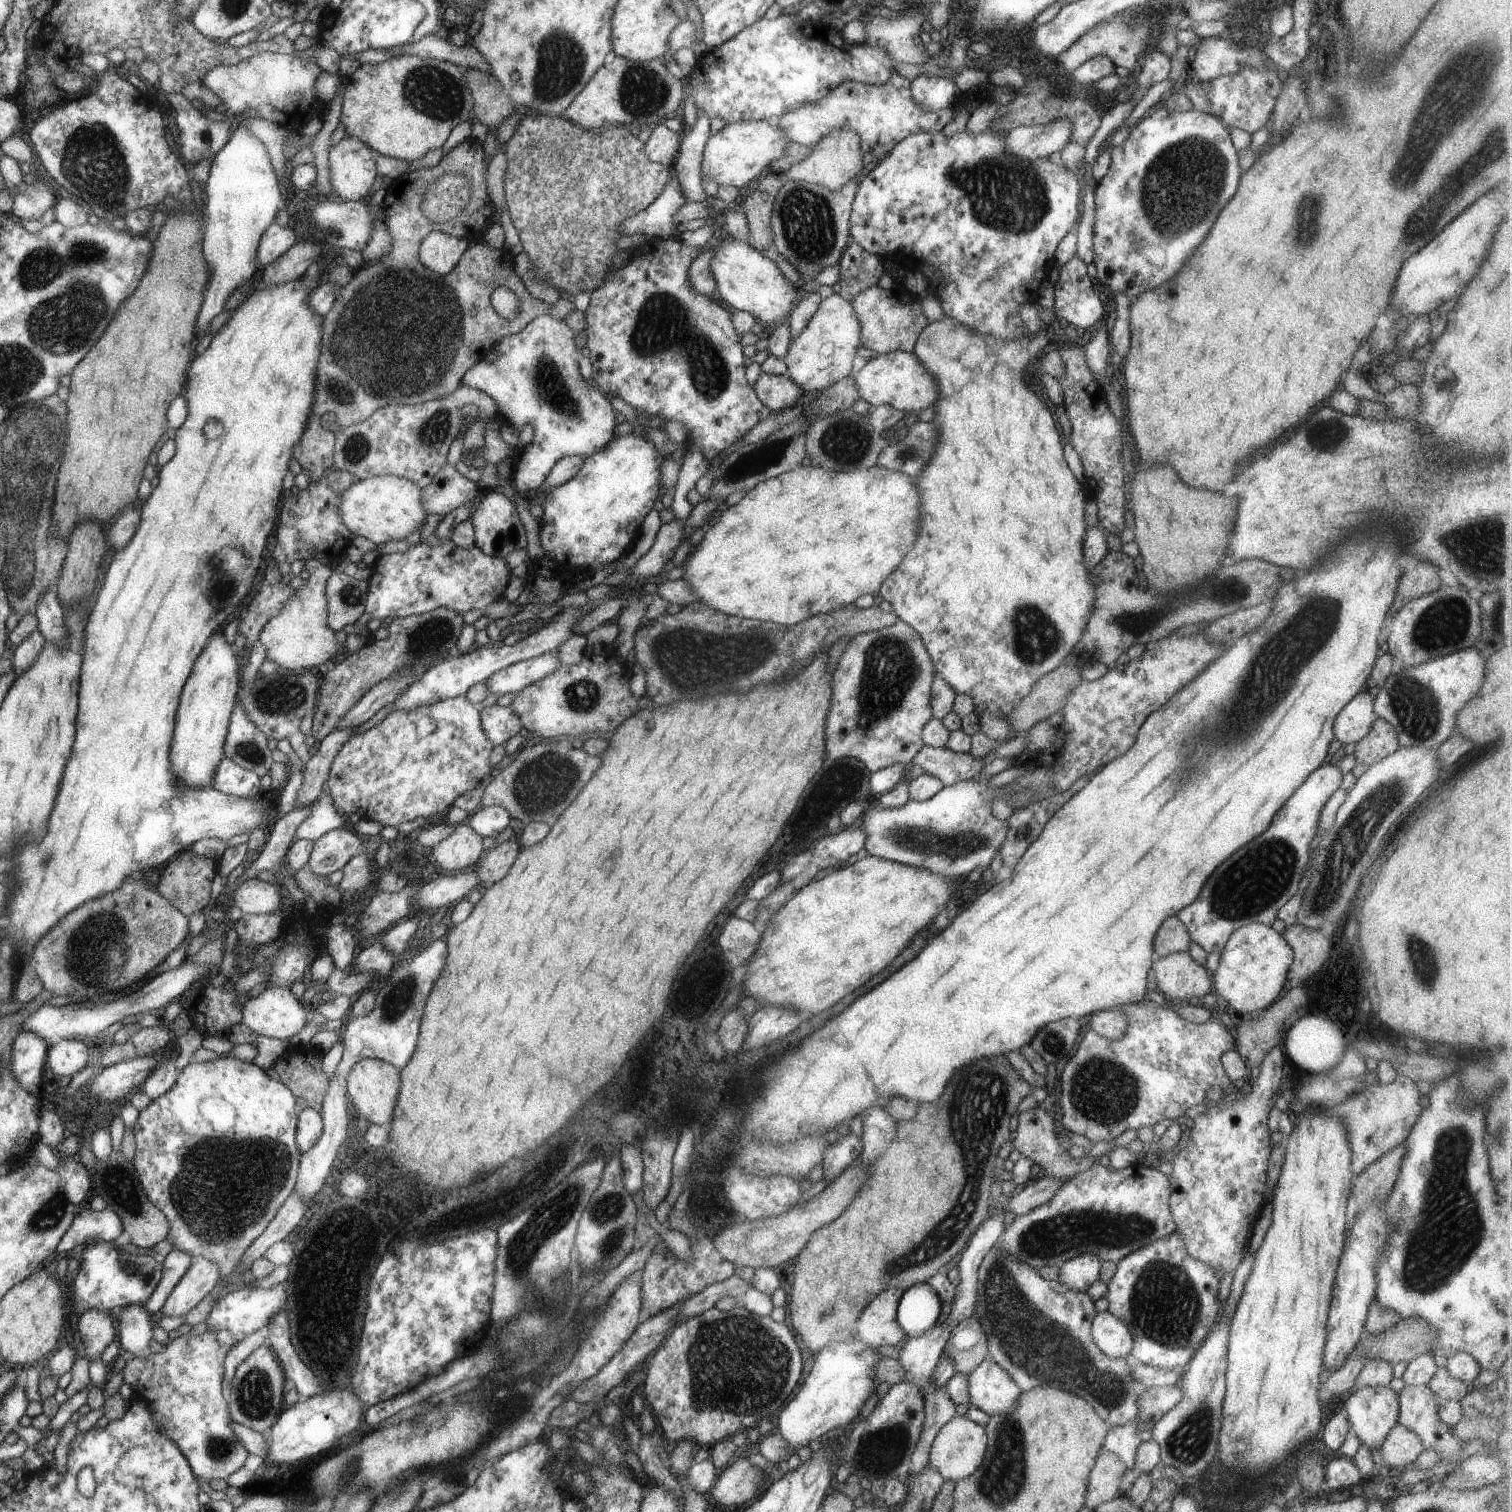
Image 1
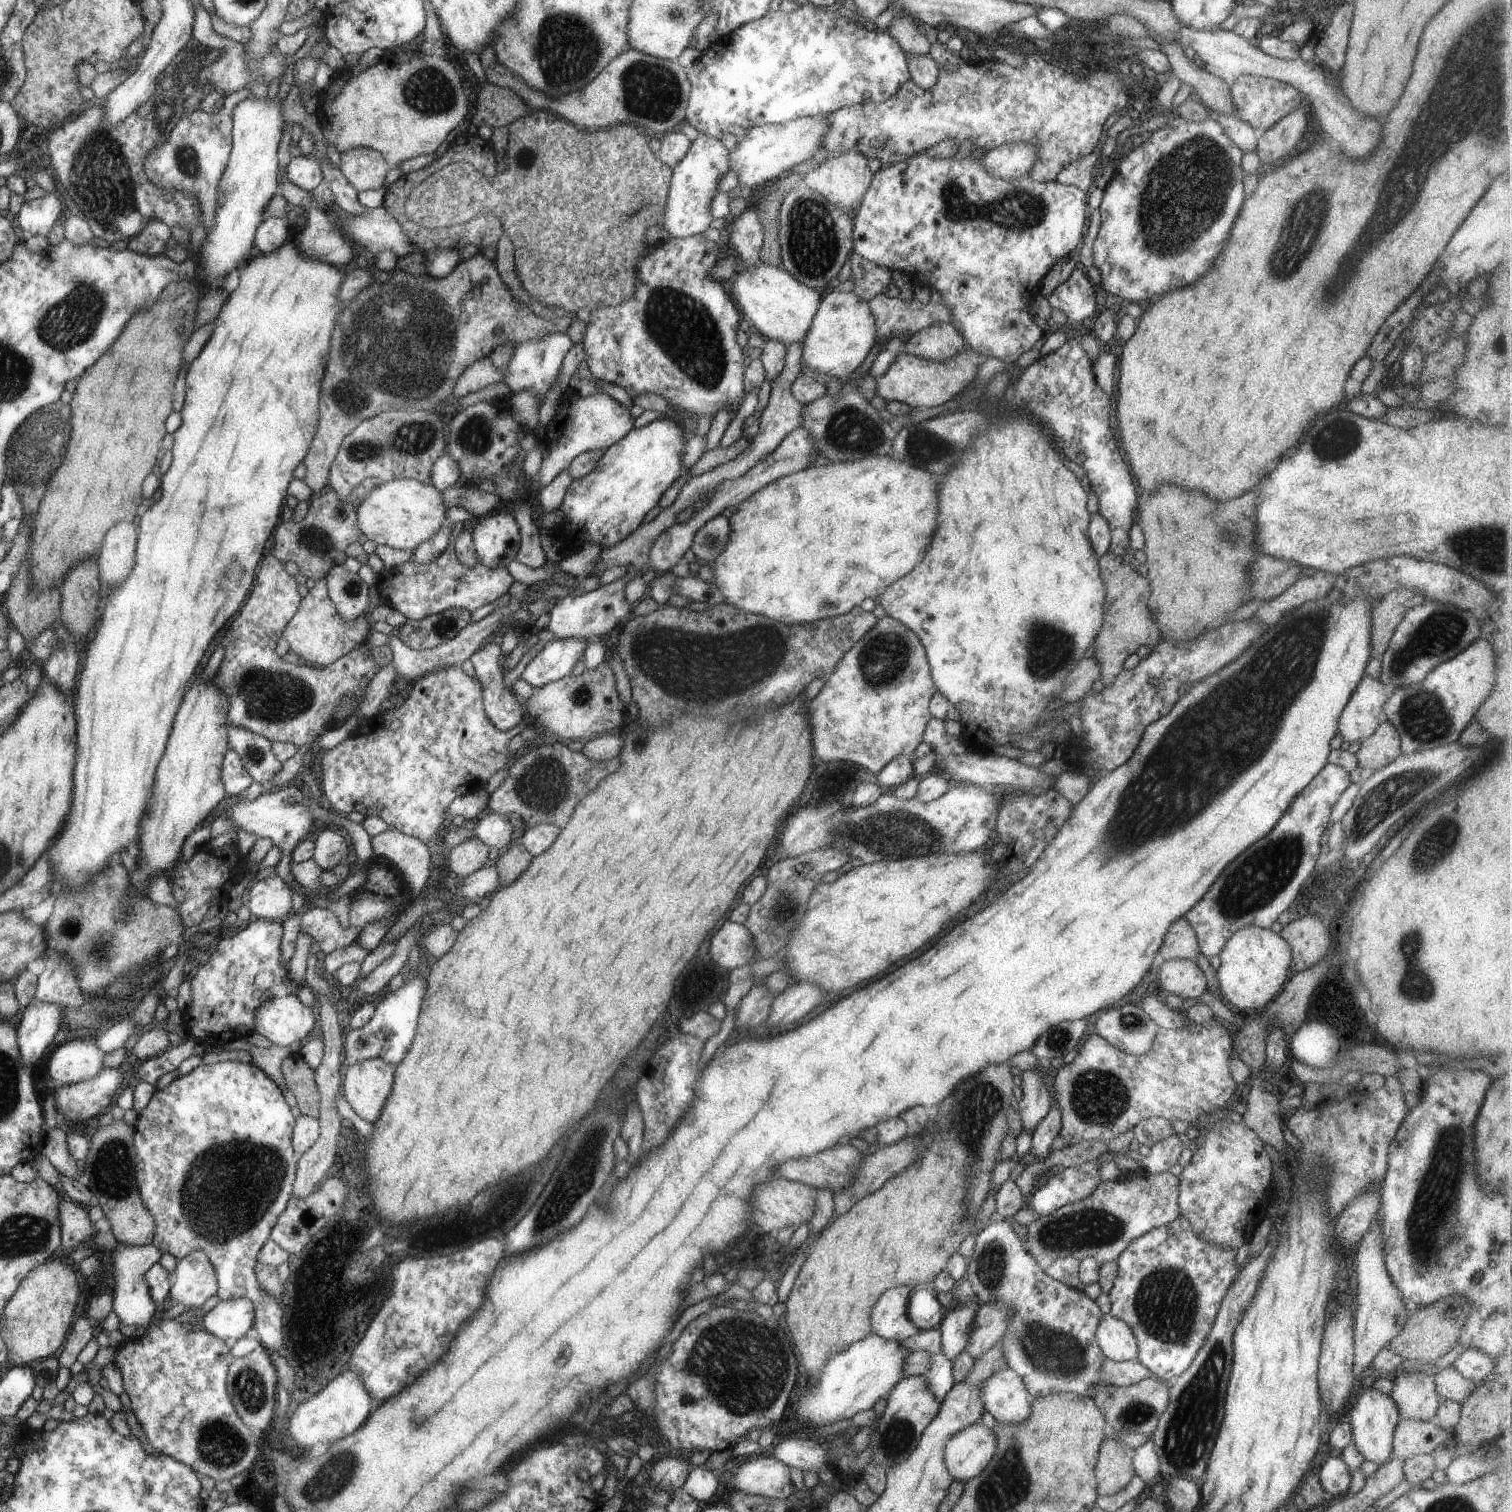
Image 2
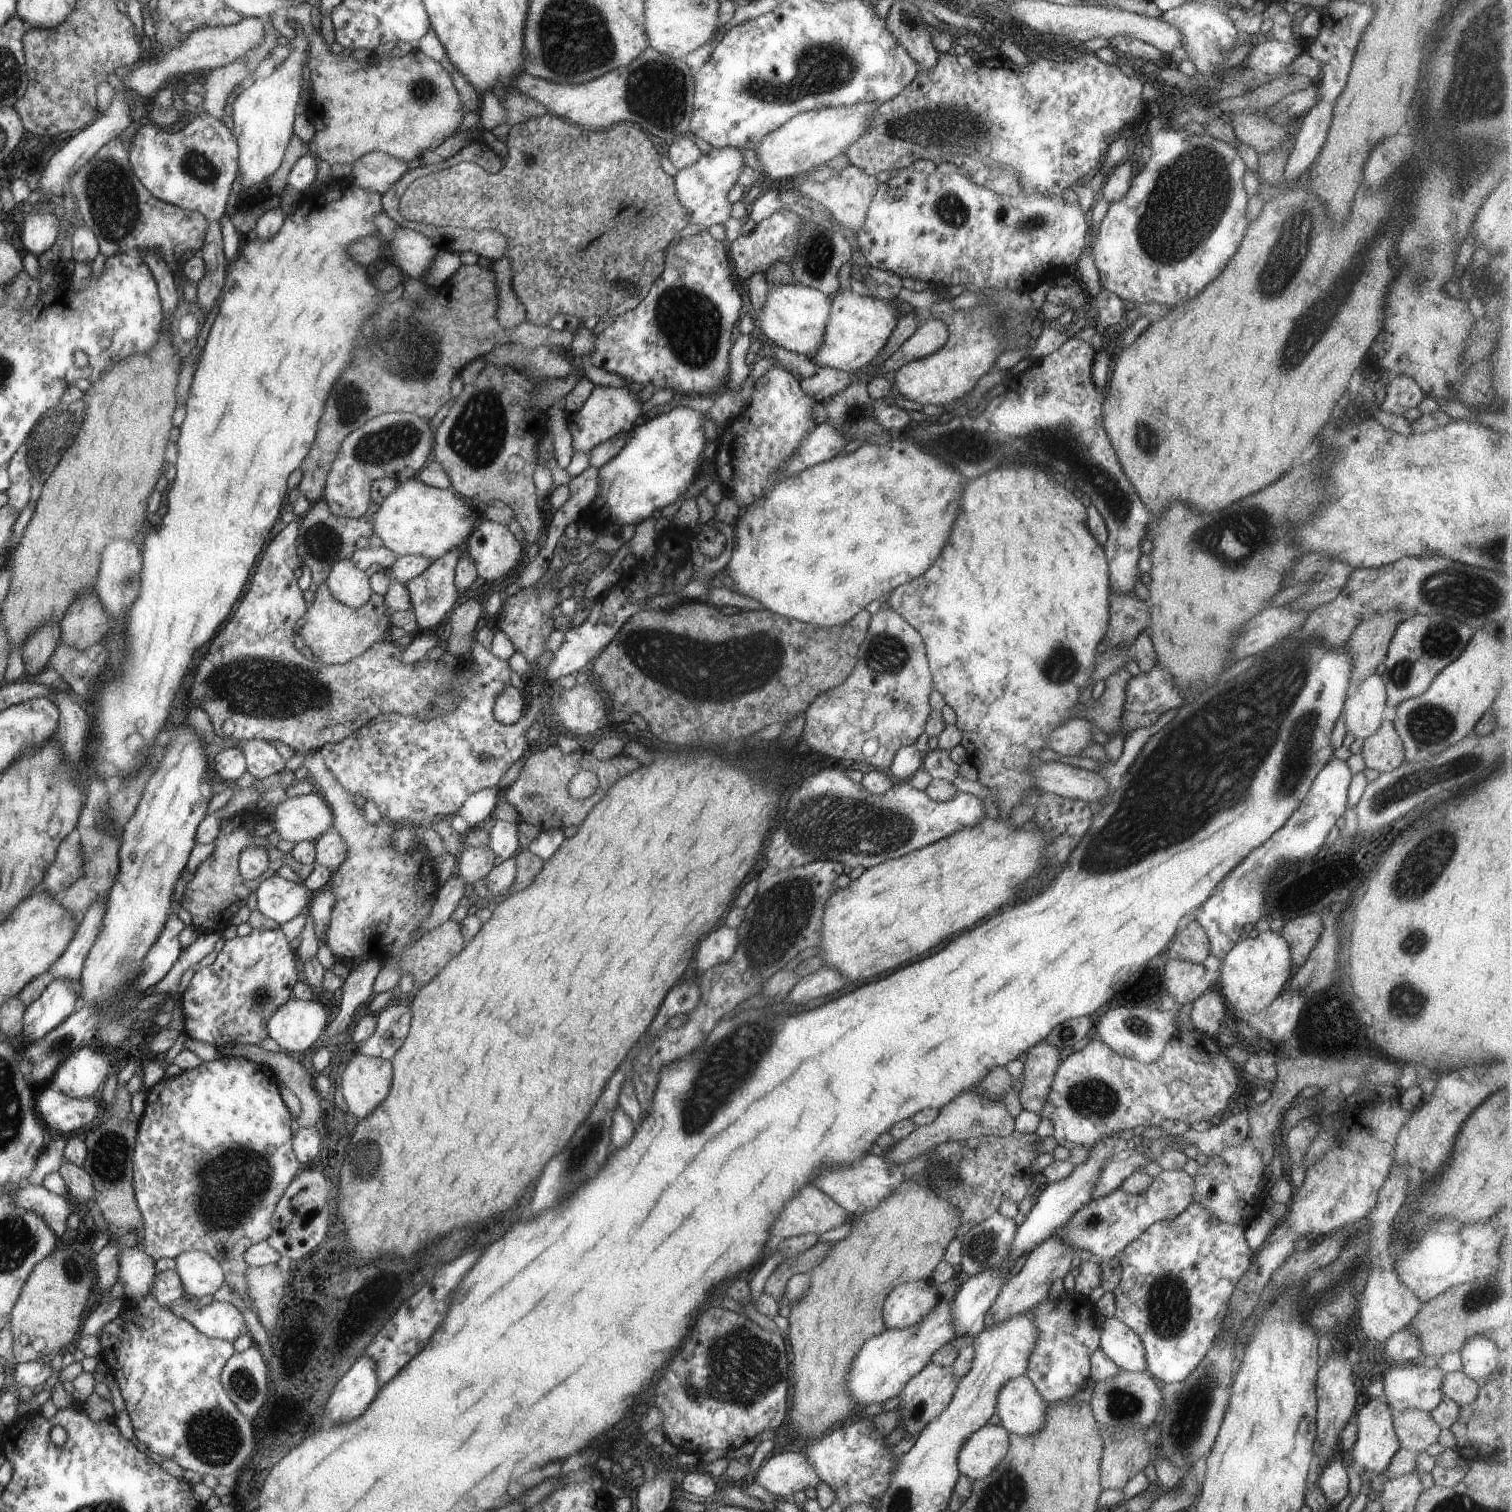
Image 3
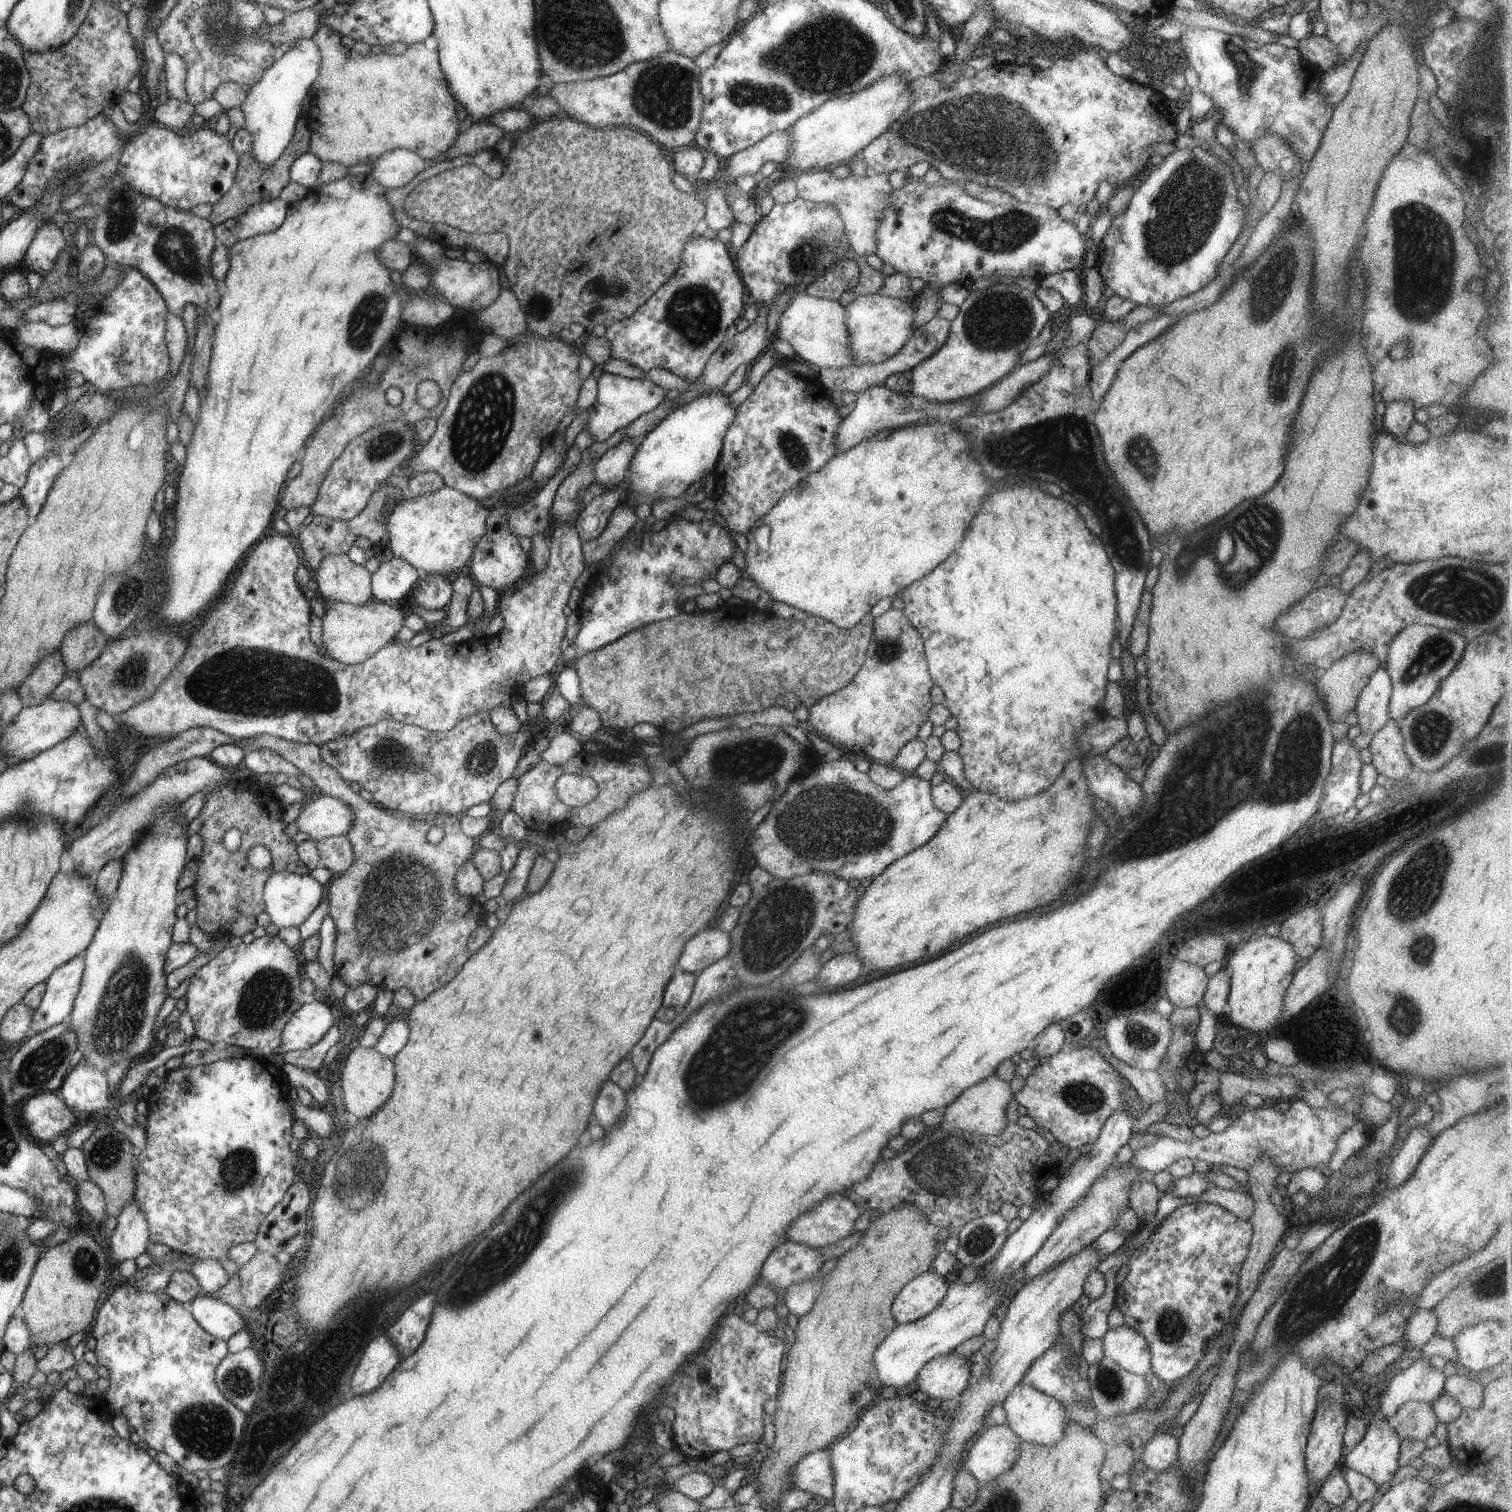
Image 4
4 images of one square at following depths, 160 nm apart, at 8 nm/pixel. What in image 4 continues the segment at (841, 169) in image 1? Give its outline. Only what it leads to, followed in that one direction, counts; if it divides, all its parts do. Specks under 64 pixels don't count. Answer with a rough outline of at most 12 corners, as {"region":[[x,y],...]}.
{"region":[[889,173],[795,175],[800,198],[834,205],[857,256],[875,254]]}

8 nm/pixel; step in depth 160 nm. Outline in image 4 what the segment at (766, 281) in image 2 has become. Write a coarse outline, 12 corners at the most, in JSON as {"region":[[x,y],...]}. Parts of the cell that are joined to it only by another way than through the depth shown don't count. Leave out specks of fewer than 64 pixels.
{"region":[[795,287],[777,335],[796,359],[854,366],[846,309]]}

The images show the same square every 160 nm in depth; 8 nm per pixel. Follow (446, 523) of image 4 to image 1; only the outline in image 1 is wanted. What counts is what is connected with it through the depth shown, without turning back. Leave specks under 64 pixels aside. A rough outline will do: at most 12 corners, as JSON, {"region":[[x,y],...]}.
{"region":[[360,479],[340,498],[342,522],[378,545],[424,524],[421,488]]}

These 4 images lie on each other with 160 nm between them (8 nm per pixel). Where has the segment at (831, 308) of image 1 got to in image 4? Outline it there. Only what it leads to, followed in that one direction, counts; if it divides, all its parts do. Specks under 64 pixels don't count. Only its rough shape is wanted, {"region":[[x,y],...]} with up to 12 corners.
{"region":[[877,292],[844,308],[858,365],[892,358],[916,329],[914,301]]}

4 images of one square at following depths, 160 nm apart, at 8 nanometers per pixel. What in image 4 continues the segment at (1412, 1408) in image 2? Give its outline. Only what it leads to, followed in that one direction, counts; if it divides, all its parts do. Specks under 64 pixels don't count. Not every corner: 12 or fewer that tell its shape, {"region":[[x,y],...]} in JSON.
{"region":[[1427,1359],[1390,1374],[1380,1415],[1409,1401],[1434,1403],[1446,1376]]}

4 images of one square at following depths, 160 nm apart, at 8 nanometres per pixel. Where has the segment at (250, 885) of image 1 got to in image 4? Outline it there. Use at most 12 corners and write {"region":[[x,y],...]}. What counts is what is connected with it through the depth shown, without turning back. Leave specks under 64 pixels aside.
{"region":[[312,875],[266,881],[265,911],[279,929],[299,927],[324,899]]}

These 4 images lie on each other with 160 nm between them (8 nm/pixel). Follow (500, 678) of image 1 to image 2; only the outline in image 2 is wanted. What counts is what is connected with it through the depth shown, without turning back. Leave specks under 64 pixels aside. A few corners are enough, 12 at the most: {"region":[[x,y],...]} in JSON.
{"region":[[586,639],[548,642],[520,679],[542,687],[569,677]]}

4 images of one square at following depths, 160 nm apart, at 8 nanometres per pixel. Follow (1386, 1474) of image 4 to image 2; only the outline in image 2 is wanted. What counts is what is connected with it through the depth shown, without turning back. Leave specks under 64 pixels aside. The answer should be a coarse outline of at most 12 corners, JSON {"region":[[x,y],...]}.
{"region":[[1364,1388],[1348,1412],[1366,1461],[1392,1458],[1400,1414],[1392,1396]]}

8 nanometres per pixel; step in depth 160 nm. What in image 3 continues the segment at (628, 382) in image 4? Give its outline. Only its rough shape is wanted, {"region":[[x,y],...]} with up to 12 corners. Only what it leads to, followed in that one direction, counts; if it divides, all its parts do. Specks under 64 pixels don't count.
{"region":[[596,386],[568,426],[574,452],[630,433],[643,404]]}

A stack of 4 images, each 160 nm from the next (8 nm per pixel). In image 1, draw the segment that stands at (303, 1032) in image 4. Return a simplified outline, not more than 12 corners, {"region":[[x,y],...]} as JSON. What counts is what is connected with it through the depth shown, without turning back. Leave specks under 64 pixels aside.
{"region":[[268,984],[242,1006],[262,1037],[290,1040],[306,1010],[289,988]]}

